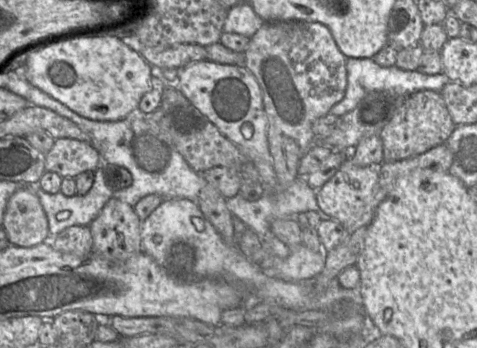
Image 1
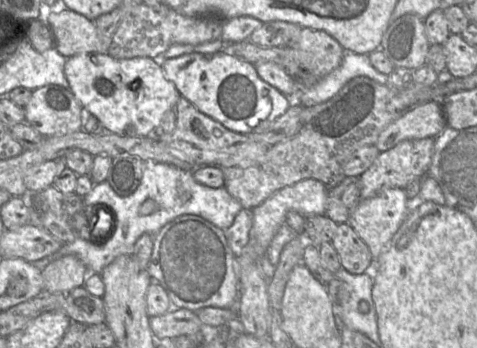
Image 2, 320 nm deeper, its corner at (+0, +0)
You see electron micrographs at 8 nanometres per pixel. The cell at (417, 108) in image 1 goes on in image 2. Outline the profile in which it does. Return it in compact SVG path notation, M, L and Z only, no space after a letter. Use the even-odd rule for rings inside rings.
M435 138L408 139L399 142L393 148L380 152L372 165L356 180L359 181L360 199L374 197L389 188L405 189L417 178L428 175Z

